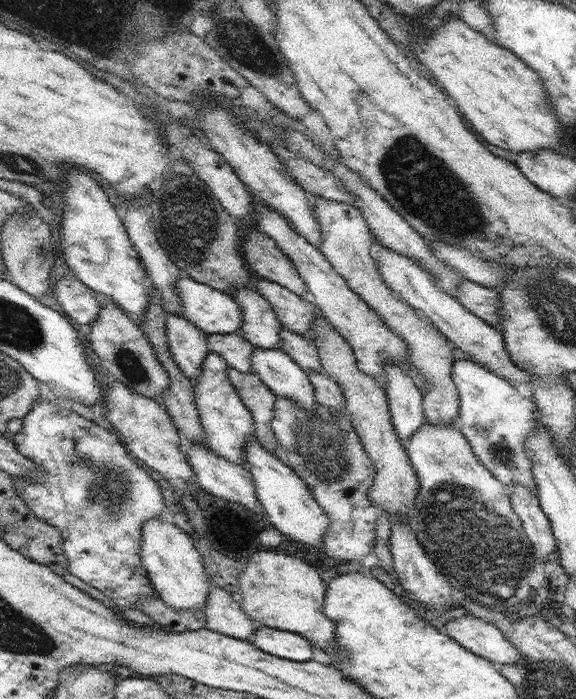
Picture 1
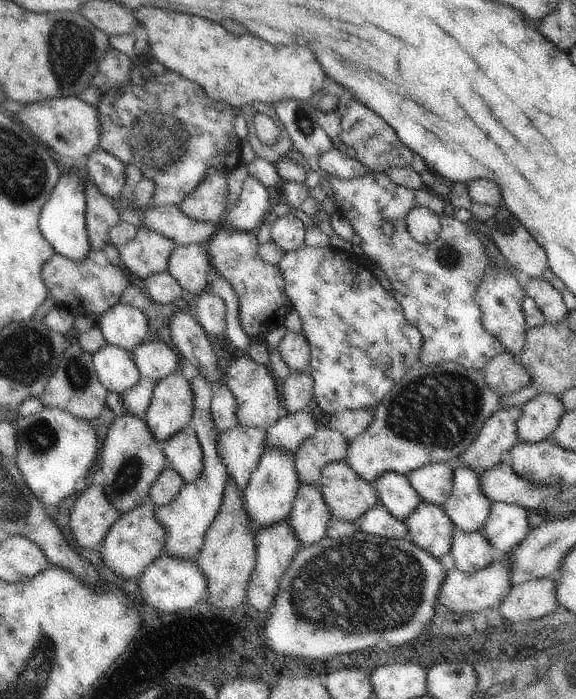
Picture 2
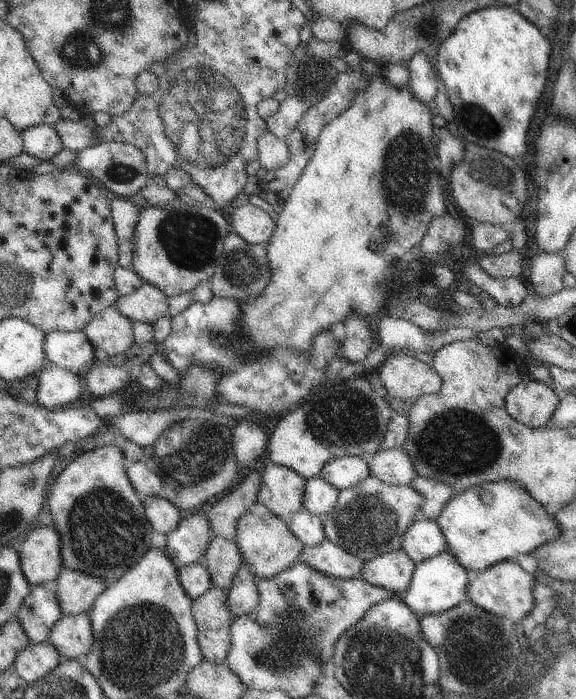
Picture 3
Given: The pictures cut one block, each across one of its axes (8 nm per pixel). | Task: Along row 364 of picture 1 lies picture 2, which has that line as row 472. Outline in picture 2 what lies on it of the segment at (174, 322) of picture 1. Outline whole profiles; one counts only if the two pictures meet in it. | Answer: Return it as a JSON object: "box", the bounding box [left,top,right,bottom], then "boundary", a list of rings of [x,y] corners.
{"box":[164,424,203,483],"boundary":[[[192,424],[184,427],[184,430],[177,432],[164,445],[164,452],[167,458],[168,466],[176,469],[180,473],[182,480],[186,483],[196,482],[203,471],[203,450],[197,437],[197,432]]]}

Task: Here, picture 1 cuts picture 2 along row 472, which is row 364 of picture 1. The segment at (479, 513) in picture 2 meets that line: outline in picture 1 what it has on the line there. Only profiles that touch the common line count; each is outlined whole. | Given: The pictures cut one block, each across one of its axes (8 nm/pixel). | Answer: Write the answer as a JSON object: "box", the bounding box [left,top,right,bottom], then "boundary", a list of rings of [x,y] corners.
{"box":[450,359,538,490],"boundary":[[[455,359],[450,375],[460,399],[459,413],[453,425],[461,430],[474,454],[501,483],[518,483],[536,490],[532,461],[525,447],[525,438],[538,420],[530,399],[521,396],[510,381],[472,359]]]}

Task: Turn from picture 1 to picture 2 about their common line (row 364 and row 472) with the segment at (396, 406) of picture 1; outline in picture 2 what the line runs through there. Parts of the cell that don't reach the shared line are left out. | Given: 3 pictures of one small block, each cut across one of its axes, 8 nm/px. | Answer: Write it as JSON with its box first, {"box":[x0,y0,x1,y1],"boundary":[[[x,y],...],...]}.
{"box":[374,471,424,522],"boundary":[[[386,471],[374,482],[374,487],[378,491],[380,504],[402,522],[424,501],[411,480],[399,472]]]}

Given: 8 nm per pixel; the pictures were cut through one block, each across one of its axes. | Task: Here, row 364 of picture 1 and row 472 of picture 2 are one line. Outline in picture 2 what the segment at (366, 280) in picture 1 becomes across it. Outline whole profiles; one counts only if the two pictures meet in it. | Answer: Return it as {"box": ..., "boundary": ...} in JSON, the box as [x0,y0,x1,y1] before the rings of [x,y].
{"box":[408,463,453,508],"boundary":[[[430,463],[411,473],[408,478],[424,501],[444,508],[453,489],[451,464]]]}

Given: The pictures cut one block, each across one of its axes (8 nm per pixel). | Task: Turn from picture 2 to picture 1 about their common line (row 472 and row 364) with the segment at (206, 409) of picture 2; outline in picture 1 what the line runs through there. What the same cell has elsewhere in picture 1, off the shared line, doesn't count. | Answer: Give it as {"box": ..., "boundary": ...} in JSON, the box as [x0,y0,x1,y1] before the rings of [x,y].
{"box":[194,351,256,466],"boundary":[[[208,351],[202,363],[201,373],[194,382],[196,407],[198,407],[206,446],[230,462],[245,466],[243,464],[245,442],[250,437],[256,437],[255,424],[252,413],[242,403],[236,387],[229,379],[228,369],[225,358],[217,352]]]}

